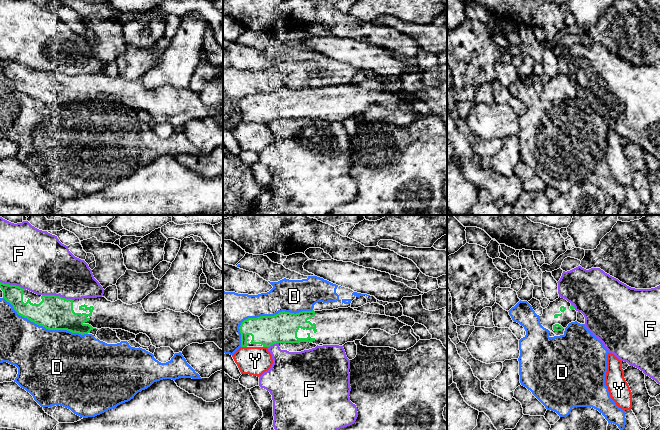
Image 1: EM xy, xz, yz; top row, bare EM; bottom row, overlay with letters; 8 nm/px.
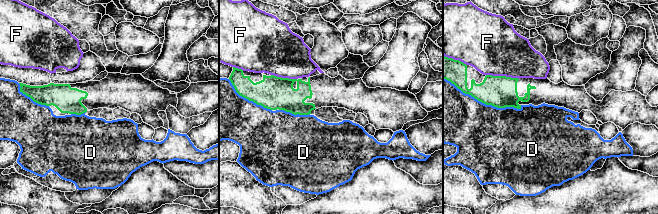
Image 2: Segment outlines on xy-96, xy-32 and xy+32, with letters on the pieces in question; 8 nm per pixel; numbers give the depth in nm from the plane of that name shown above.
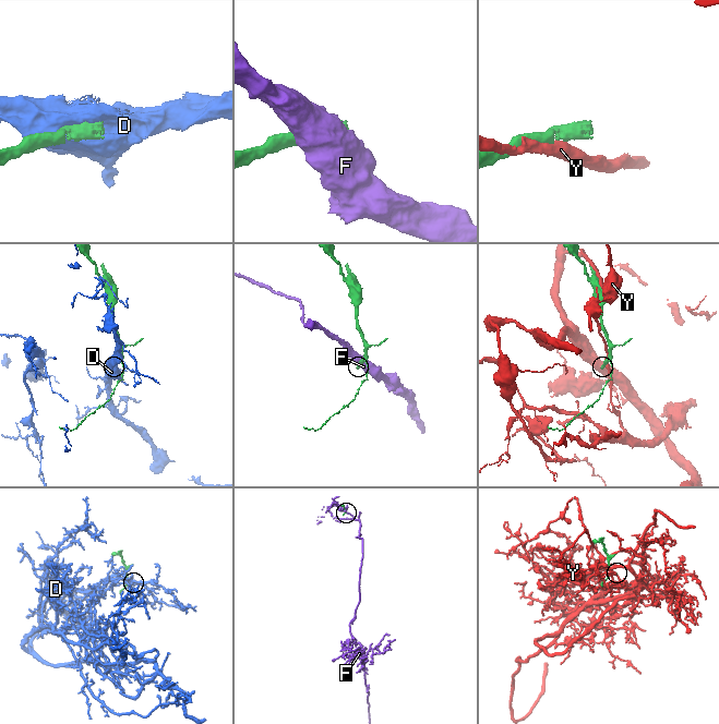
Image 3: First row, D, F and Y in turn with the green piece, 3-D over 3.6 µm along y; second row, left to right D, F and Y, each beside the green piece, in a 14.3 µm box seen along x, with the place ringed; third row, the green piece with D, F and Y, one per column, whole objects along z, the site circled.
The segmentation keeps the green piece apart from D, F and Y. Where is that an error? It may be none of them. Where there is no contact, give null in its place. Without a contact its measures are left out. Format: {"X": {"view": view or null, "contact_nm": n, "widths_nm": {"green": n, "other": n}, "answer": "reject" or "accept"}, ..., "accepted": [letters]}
{"D": {"view": "xz", "contact_nm": 650, "widths_nm": {"green": 240, "other": 260}, "answer": "reject"}, "F": {"view": "xy", "contact_nm": 260, "widths_nm": {"green": 280, "other": 440}, "answer": "reject"}, "Y": {"view": "xz", "contact_nm": 50, "widths_nm": {"green": 240, "other": 220}, "answer": "reject"}, "accepted": []}

